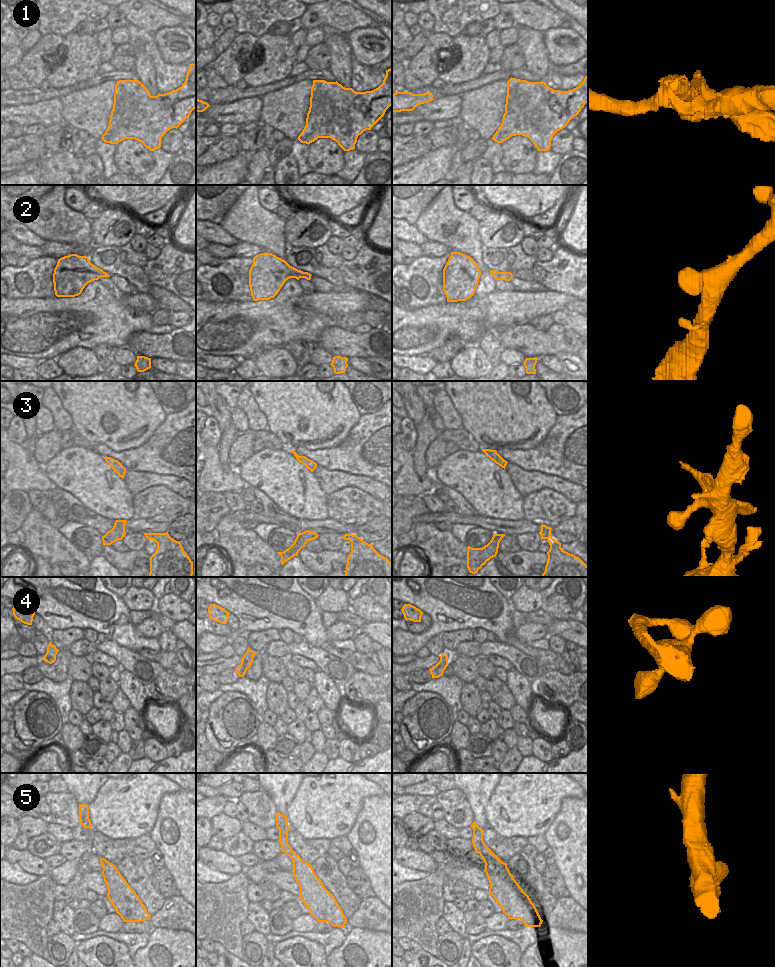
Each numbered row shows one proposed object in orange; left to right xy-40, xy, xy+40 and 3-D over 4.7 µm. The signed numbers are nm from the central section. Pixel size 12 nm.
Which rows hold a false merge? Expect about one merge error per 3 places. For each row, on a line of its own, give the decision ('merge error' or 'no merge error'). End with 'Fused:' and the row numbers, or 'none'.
1: merge error
2: no merge error
3: merge error
4: no merge error
5: no merge error
Fused: 1, 3

